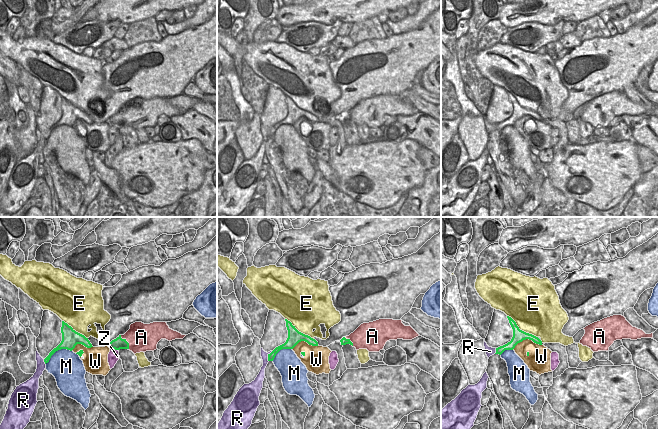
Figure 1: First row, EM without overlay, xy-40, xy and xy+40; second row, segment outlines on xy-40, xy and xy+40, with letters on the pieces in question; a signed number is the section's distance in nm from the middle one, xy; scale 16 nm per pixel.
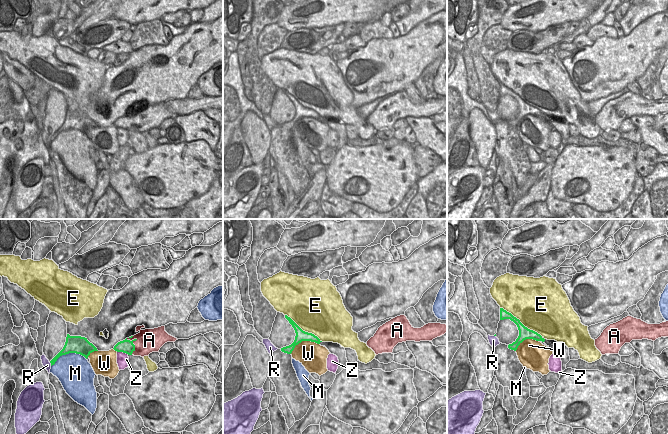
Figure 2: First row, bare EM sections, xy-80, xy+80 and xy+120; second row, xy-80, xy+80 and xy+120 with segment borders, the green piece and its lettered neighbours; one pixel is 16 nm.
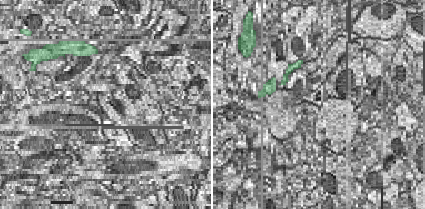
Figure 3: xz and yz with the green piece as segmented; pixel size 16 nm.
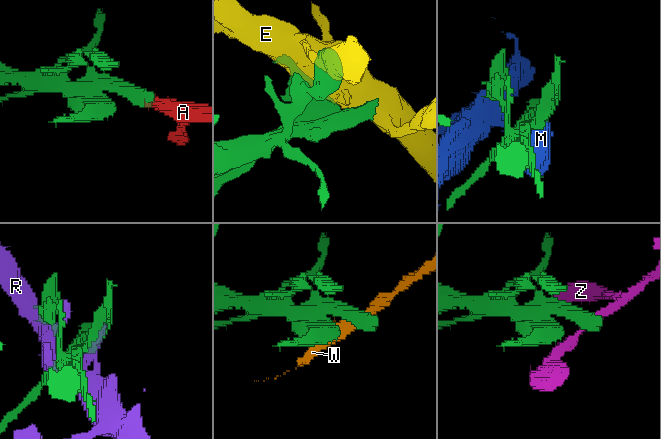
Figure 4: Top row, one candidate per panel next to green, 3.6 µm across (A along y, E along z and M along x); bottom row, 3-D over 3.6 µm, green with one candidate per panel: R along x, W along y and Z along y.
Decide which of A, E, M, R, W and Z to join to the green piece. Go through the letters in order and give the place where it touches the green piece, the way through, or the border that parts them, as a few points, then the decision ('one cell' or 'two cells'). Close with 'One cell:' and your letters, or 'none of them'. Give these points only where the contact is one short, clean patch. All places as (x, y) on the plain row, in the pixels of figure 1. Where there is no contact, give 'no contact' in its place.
A: contact xy-40 (127, 118); way xy-40 (118, 119), (127, 118), (141, 113); one cell
E: contact xy+40 (521, 106); two cells
M: contact xy-40 (57, 126); two cells
R: contact xy (268, 132); two cells
W: contact xy+40 (526, 114); two cells
Z: contact xy-40 (114, 124); border xy-40 (110, 124), (117, 126); two cells
One cell: A

